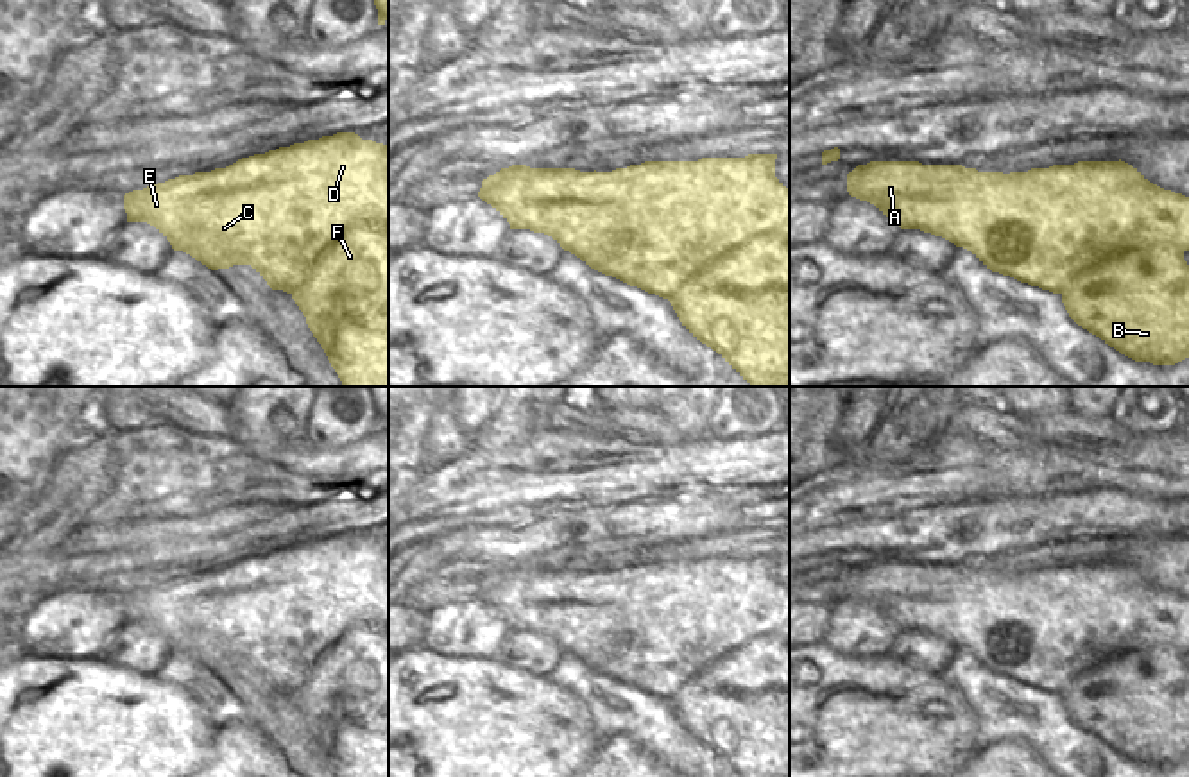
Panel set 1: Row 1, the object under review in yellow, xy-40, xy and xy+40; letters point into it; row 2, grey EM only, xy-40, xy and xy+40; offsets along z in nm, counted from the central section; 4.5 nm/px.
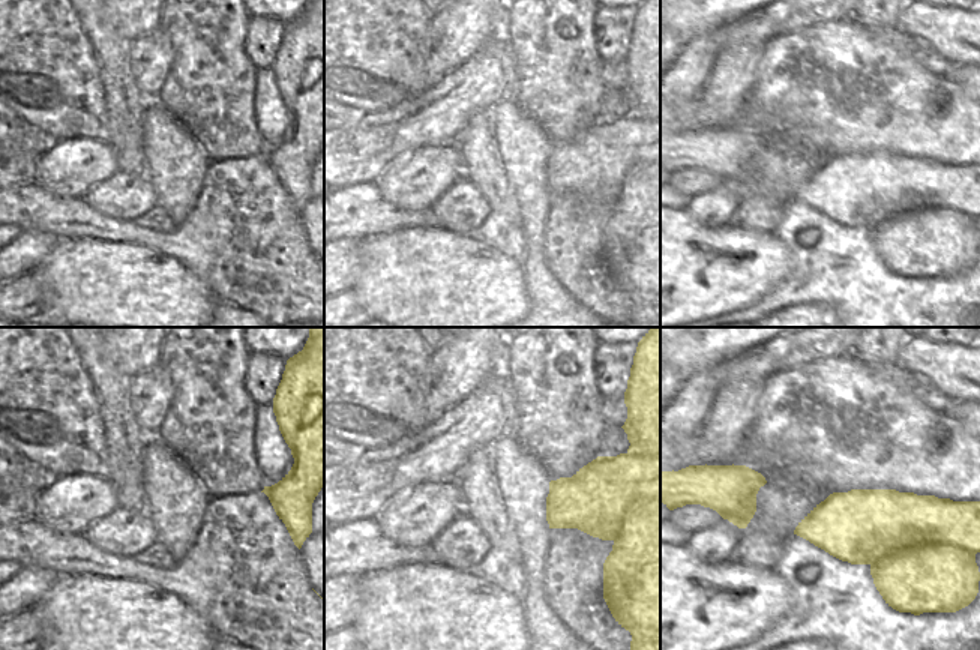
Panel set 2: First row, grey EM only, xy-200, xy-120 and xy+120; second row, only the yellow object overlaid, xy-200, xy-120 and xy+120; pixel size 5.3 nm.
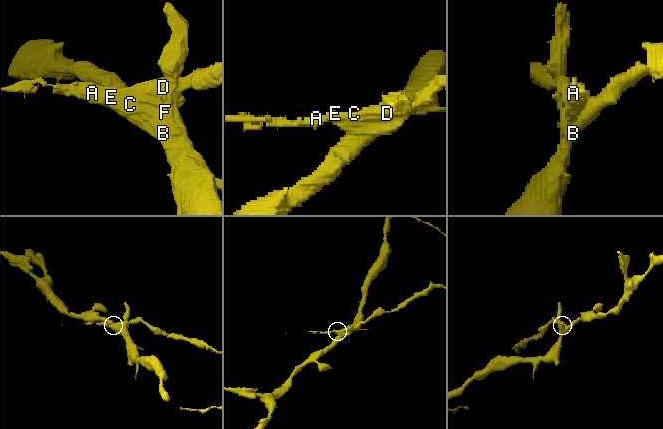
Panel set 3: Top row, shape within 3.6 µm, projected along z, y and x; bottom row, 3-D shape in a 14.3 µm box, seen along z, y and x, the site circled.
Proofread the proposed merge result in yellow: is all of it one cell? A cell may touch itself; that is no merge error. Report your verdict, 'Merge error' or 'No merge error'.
Merge error.

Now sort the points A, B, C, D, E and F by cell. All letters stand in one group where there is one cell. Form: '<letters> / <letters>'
A C D E / B F

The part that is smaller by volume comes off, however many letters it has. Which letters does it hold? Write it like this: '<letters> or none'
A, C, D, E

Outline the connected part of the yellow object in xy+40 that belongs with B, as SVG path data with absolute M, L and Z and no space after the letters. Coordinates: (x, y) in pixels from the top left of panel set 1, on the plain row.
M1164 645L1121 652L1074 677L1062 704L1078 727L1135 763L1175 766L1189 759L1189 666L1184 652Z

